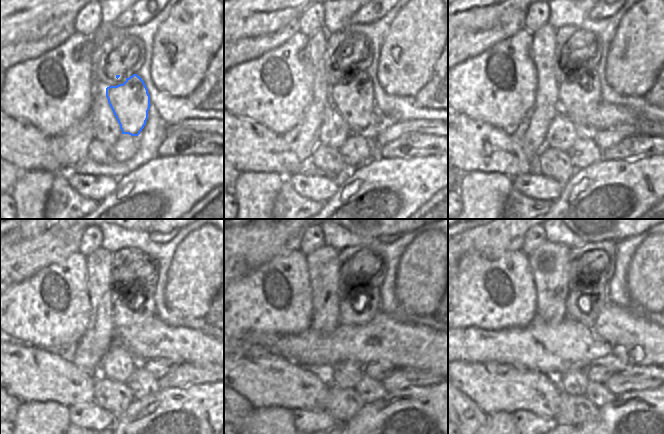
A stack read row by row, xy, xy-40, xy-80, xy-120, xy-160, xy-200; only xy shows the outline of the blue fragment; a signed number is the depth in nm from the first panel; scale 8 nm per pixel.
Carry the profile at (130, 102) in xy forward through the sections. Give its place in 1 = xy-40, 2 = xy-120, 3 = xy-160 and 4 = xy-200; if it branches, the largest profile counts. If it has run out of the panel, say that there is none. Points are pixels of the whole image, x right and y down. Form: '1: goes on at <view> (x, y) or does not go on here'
1: goes on at xy-40 (354, 101)
2: goes on at xy-120 (140, 309)
3: goes on at xy-160 (365, 307)
4: goes on at xy-200 (586, 298)

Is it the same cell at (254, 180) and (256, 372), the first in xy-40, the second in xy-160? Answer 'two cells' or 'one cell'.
two cells

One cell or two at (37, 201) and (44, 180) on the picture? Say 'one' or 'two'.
one

